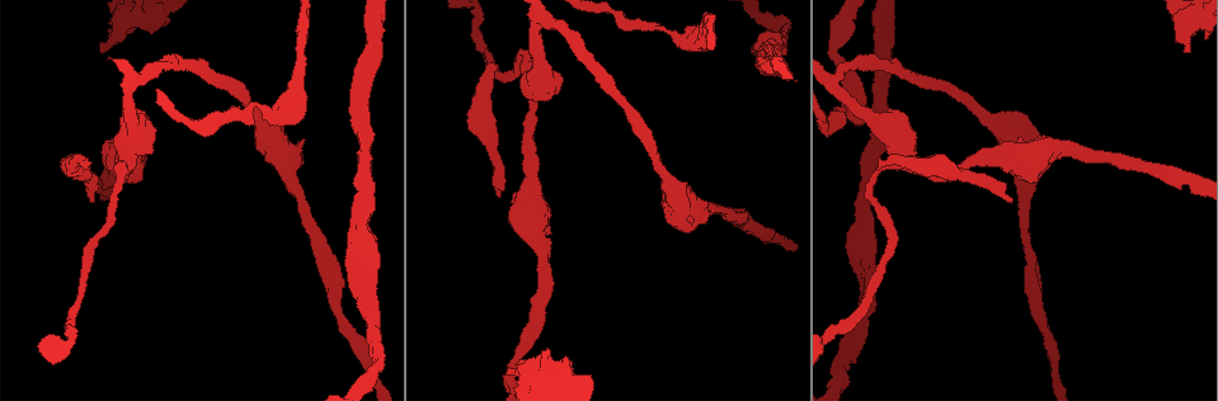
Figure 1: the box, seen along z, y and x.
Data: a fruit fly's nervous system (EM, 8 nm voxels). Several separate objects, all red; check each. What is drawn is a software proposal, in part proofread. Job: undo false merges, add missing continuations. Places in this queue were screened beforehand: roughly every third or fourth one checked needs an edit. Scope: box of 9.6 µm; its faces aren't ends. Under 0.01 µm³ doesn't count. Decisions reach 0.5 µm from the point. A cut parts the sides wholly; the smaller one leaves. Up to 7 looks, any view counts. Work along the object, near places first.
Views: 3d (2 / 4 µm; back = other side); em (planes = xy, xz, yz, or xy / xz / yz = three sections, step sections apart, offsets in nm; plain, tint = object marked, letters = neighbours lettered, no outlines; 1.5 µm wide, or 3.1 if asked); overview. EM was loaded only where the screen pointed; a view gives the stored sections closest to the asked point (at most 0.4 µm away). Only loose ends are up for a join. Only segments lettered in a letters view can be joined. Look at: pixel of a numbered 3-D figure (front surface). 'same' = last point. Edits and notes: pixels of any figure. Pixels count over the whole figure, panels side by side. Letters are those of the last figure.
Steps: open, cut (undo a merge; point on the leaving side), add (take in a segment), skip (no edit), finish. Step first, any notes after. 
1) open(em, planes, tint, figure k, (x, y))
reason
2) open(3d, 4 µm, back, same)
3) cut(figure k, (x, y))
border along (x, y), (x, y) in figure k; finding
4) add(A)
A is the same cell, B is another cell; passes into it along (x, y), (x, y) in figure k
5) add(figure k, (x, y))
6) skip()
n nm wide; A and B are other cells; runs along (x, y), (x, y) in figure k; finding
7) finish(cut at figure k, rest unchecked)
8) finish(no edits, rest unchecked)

open(3d, 4 µm, back, figure 1, (866, 258))

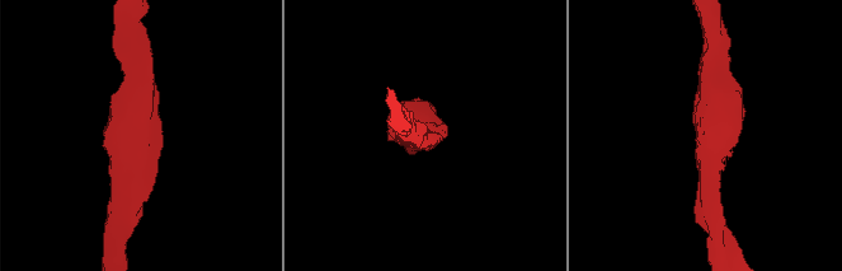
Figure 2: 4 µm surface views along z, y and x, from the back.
open(em, planes, tint, figure 2, (129, 133))
arms of 280, 320 nm; need the tissue

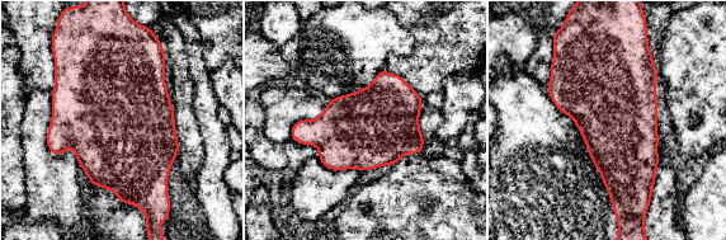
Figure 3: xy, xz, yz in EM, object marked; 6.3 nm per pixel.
open(em, planes, letters, same)
see the neighbours

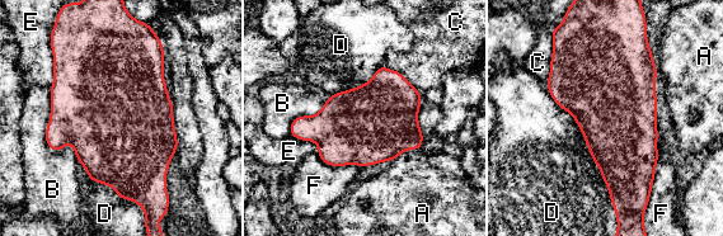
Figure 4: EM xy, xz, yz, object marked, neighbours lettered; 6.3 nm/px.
skip()
A, B, C, D, E and F are other cells; border along (545, 85), (573, 117), (613, 206) in figure 4; all the same cell

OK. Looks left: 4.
open(3d, 2 µm, figure 1, (128, 166))
three arms meet

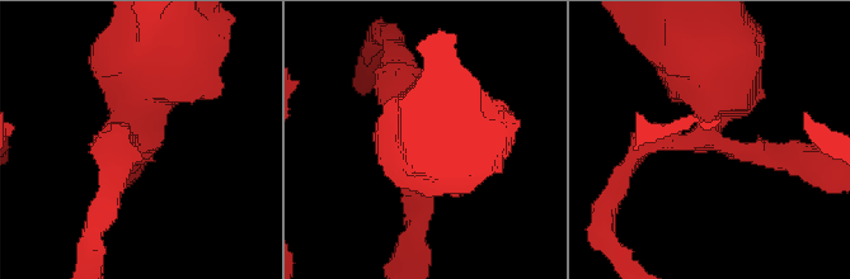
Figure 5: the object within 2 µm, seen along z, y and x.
open(em, planes, letters, figure 5, (136, 144))
3 arms

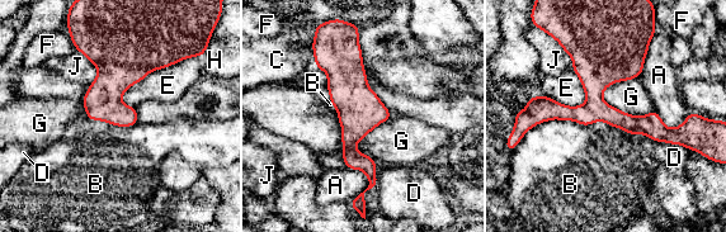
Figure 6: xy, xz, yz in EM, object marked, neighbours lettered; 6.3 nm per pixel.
skip()
160 nm wide; A, B, C, D, E, F, G, H and J are other cells; runs along (349, 42), (350, 151), (372, 181) in figure 6; one cell here

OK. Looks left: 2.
open(em, planes, tint, figure 1, (529, 173))
sudden change in width

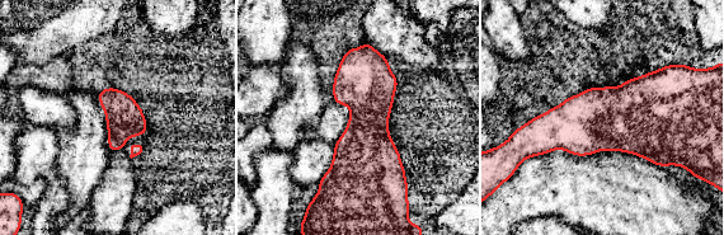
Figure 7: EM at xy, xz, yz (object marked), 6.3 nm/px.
open(em, planes, letters, same)

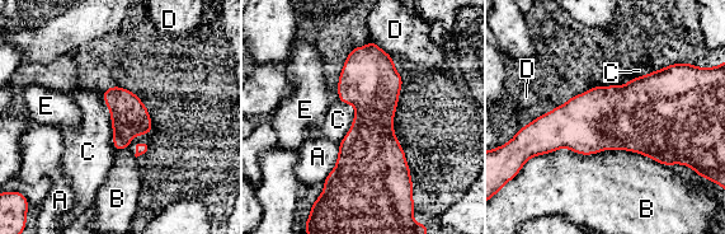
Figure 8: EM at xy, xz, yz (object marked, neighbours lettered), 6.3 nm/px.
skip()
A, B, C, D and E are other cells; border along (102, 92), (116, 150) in figure 8; continuous, no second cell

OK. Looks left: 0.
finish(no edits, rest unchecked)

